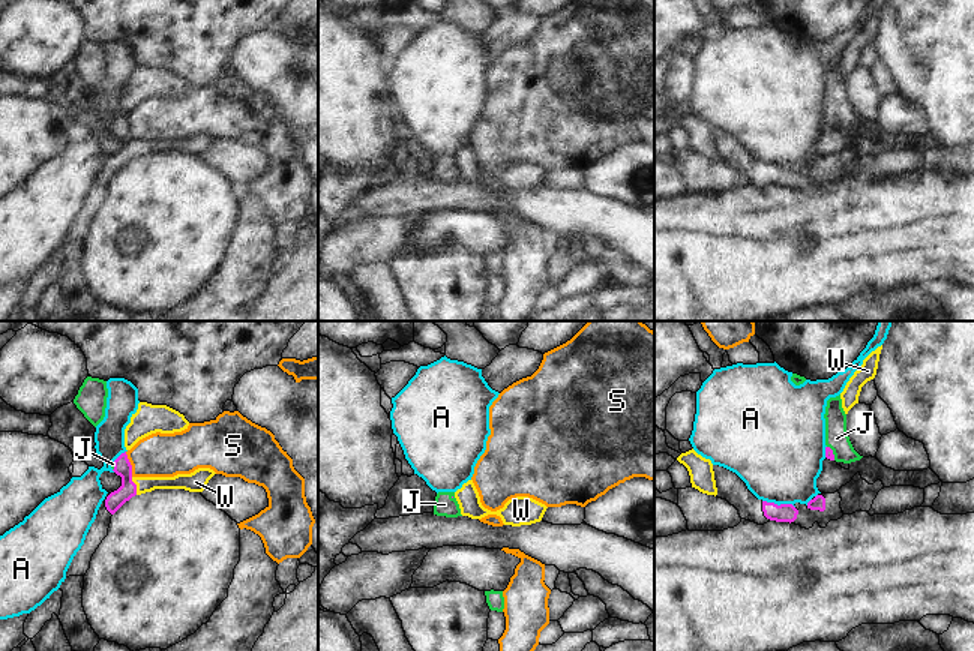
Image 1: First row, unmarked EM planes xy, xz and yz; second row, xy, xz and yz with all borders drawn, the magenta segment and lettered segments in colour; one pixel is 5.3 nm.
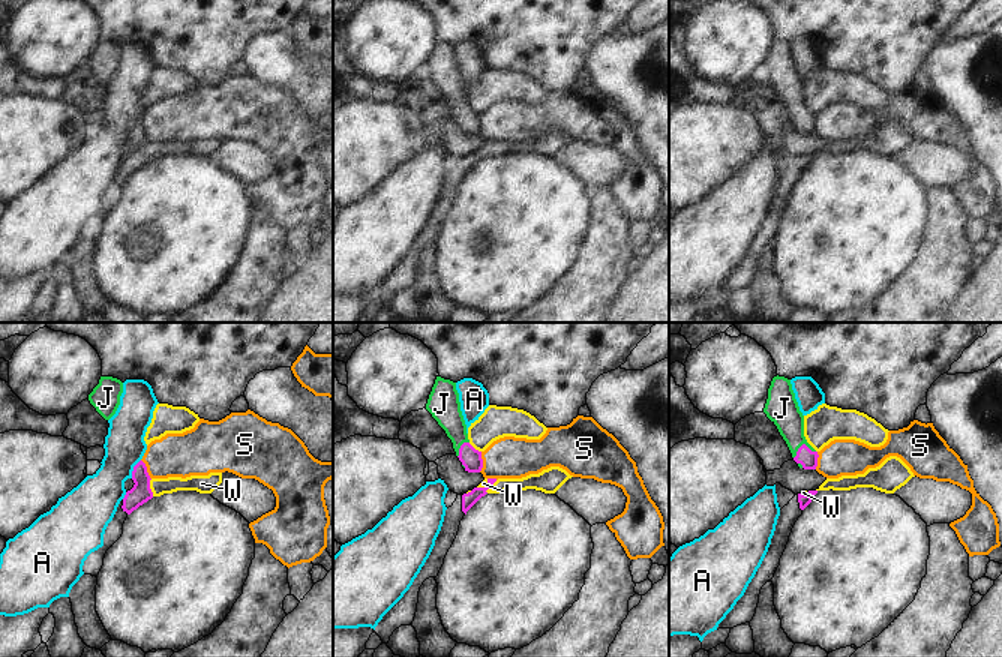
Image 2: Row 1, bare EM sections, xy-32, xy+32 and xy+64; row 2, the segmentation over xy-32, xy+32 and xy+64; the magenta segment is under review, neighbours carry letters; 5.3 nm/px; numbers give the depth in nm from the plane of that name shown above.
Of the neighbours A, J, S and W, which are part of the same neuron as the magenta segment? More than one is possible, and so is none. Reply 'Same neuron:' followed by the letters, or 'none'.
Same neuron: J

